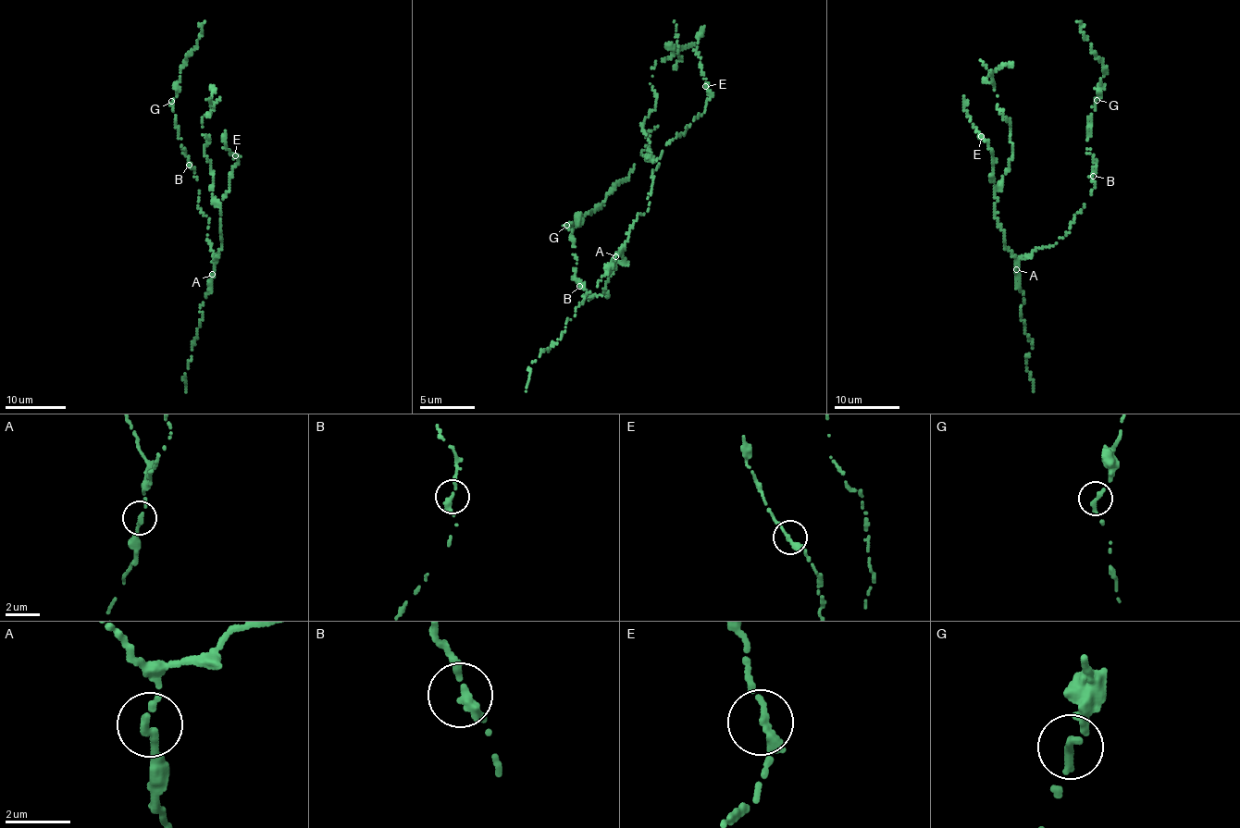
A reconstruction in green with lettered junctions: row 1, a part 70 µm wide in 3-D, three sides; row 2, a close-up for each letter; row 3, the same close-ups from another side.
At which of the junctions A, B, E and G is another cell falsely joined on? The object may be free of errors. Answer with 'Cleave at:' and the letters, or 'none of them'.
Cleave at: G

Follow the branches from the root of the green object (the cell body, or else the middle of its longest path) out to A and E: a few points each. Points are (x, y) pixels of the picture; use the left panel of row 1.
A: (208, 238), (215, 256), (212, 274)
E: (208, 238), (215, 256), (214, 262), (223, 246), (219, 210), (230, 184), (230, 175), (238, 162), (235, 155)

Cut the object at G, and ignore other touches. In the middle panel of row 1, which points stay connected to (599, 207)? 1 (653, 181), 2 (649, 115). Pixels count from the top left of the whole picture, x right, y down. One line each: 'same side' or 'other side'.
1: other side
2: other side

